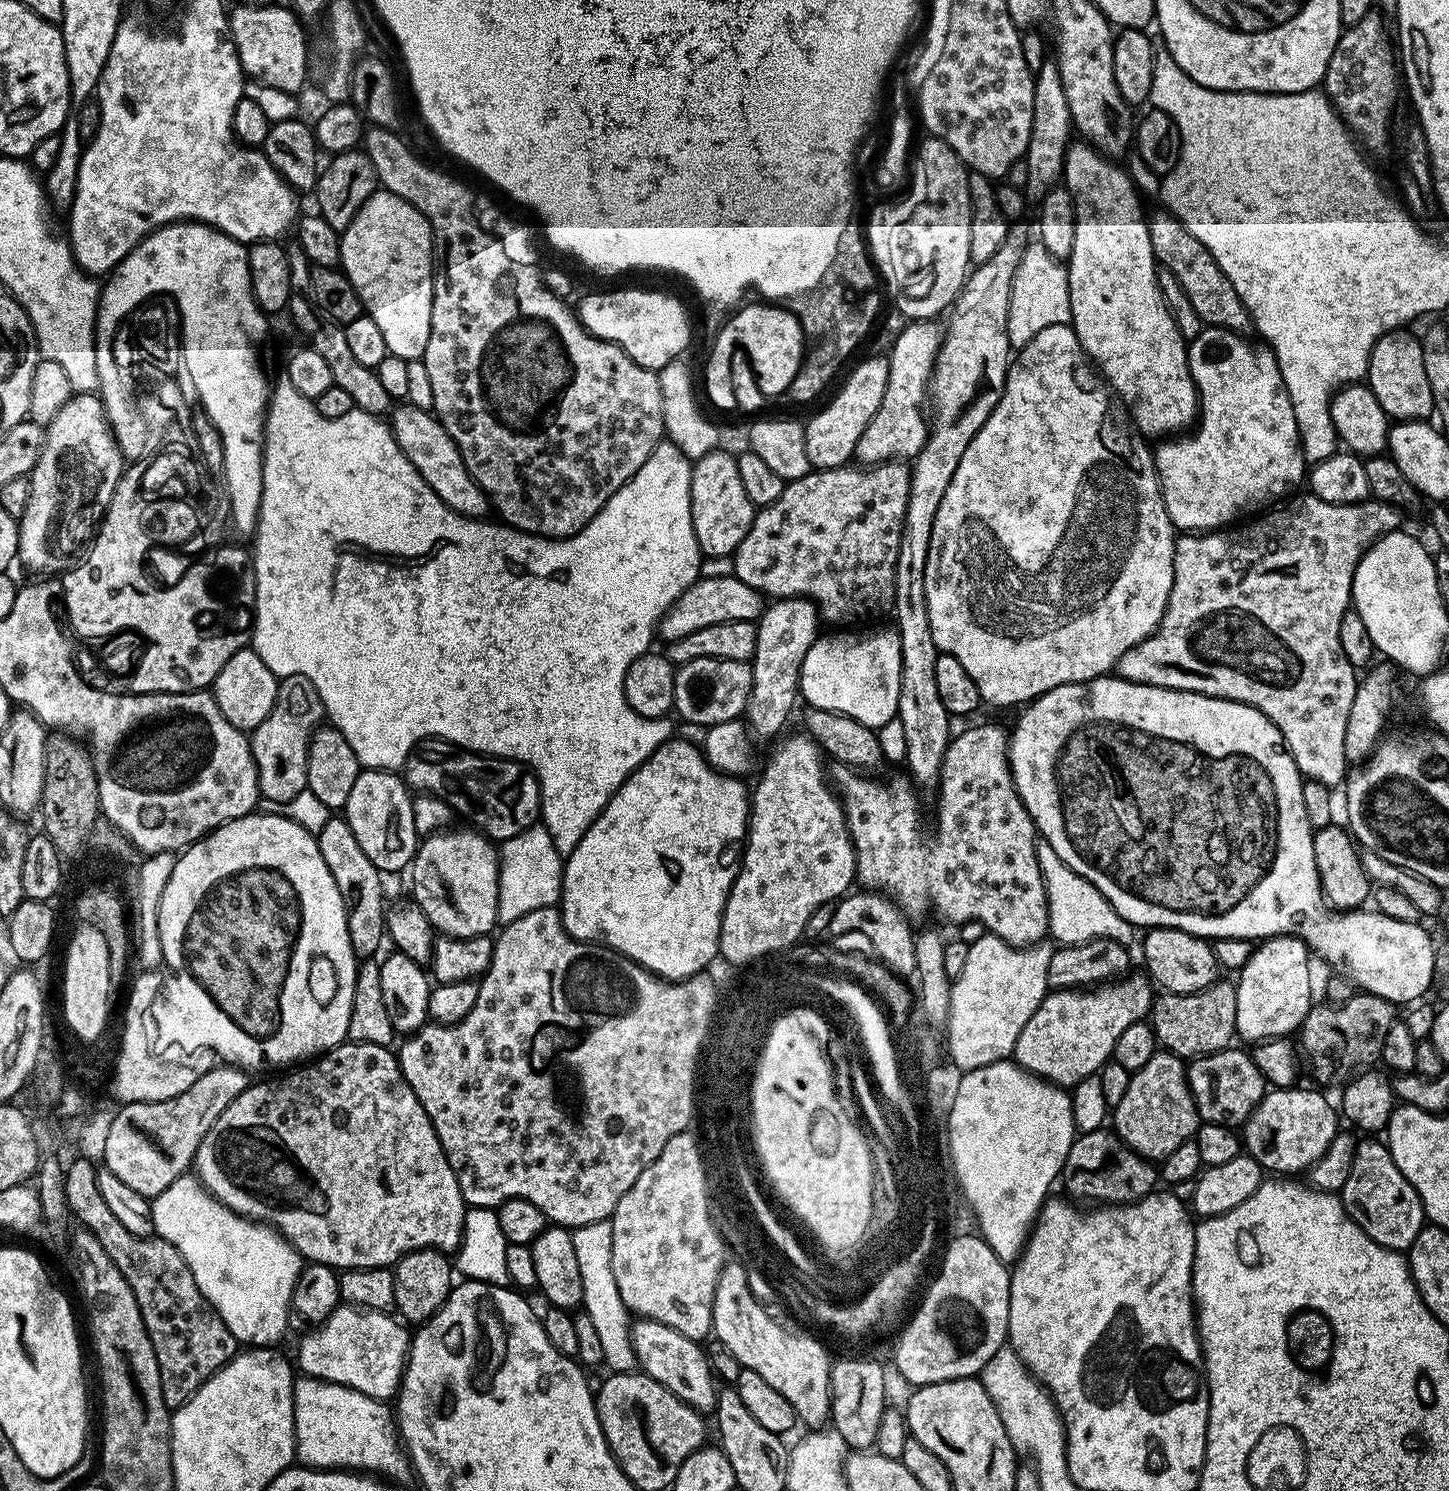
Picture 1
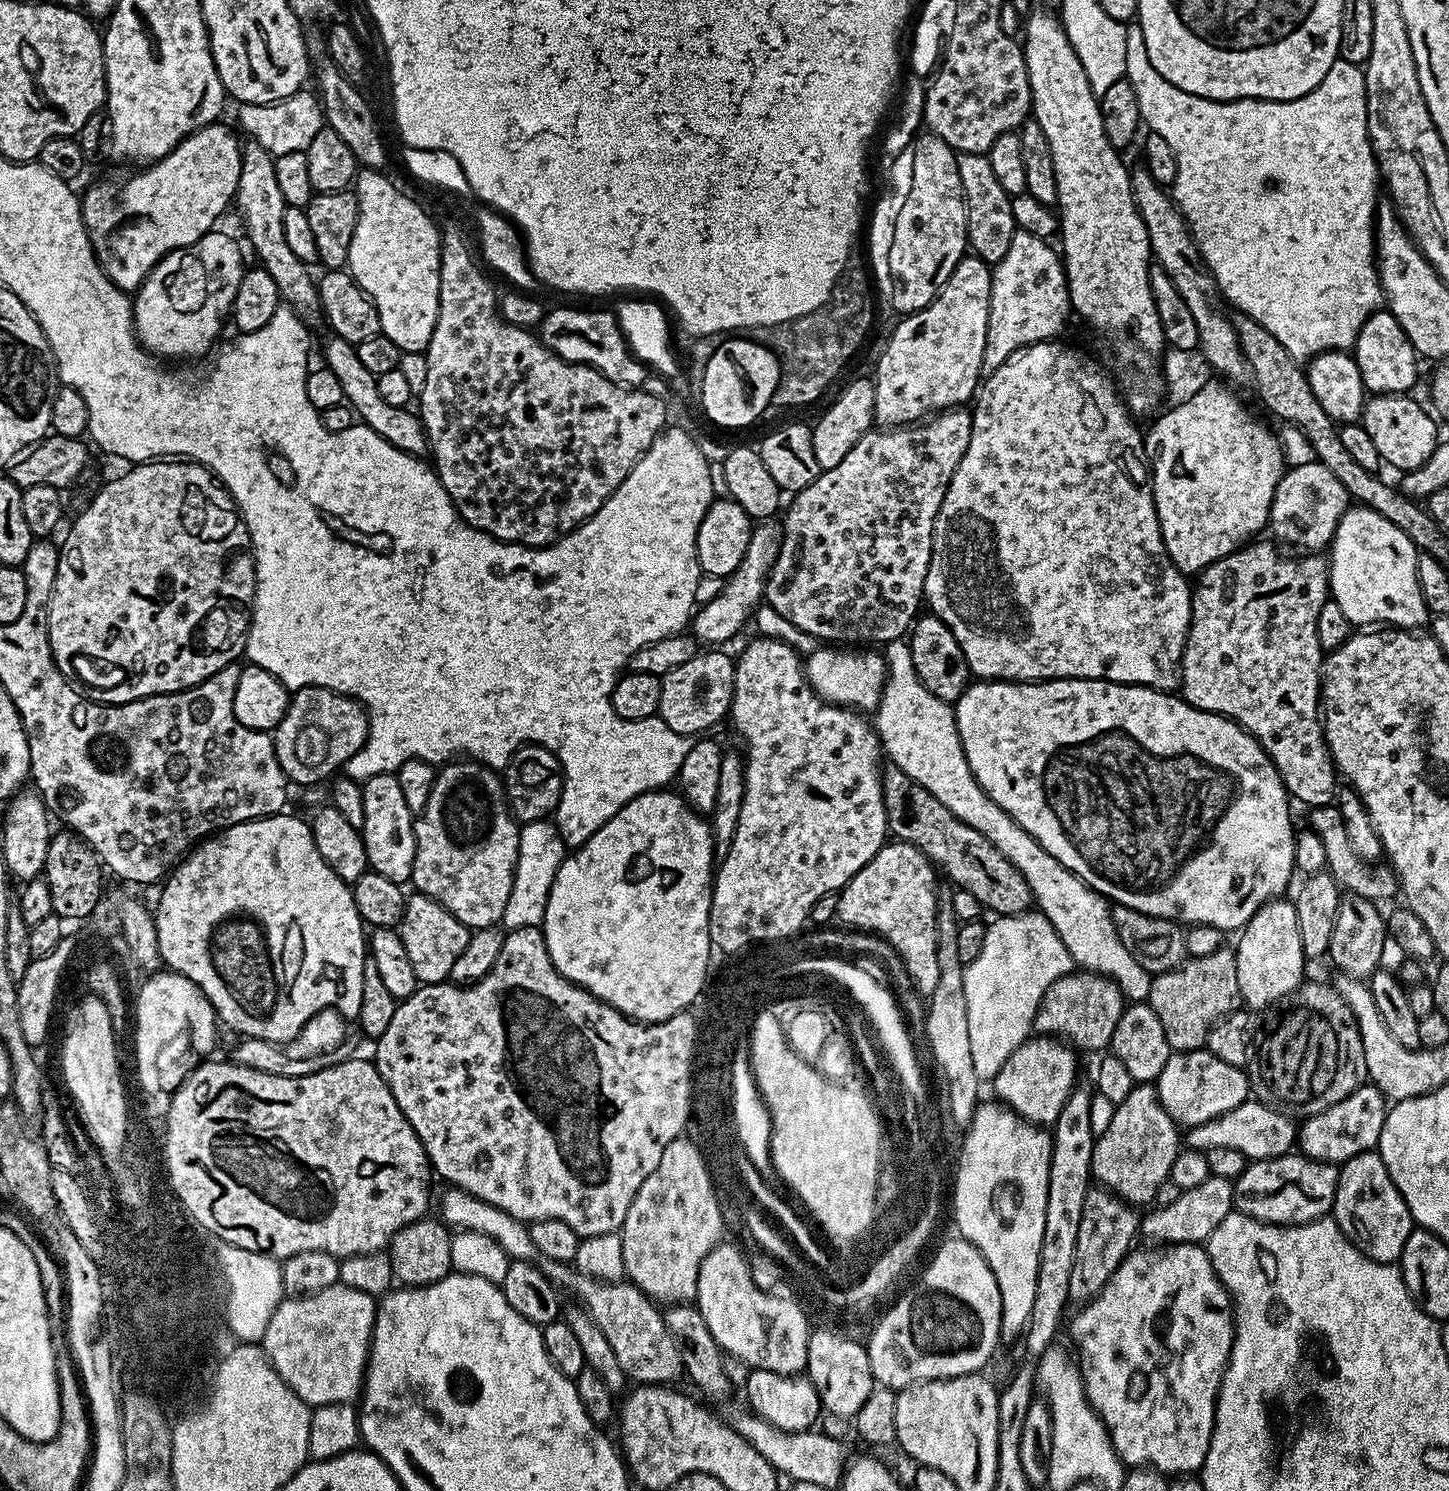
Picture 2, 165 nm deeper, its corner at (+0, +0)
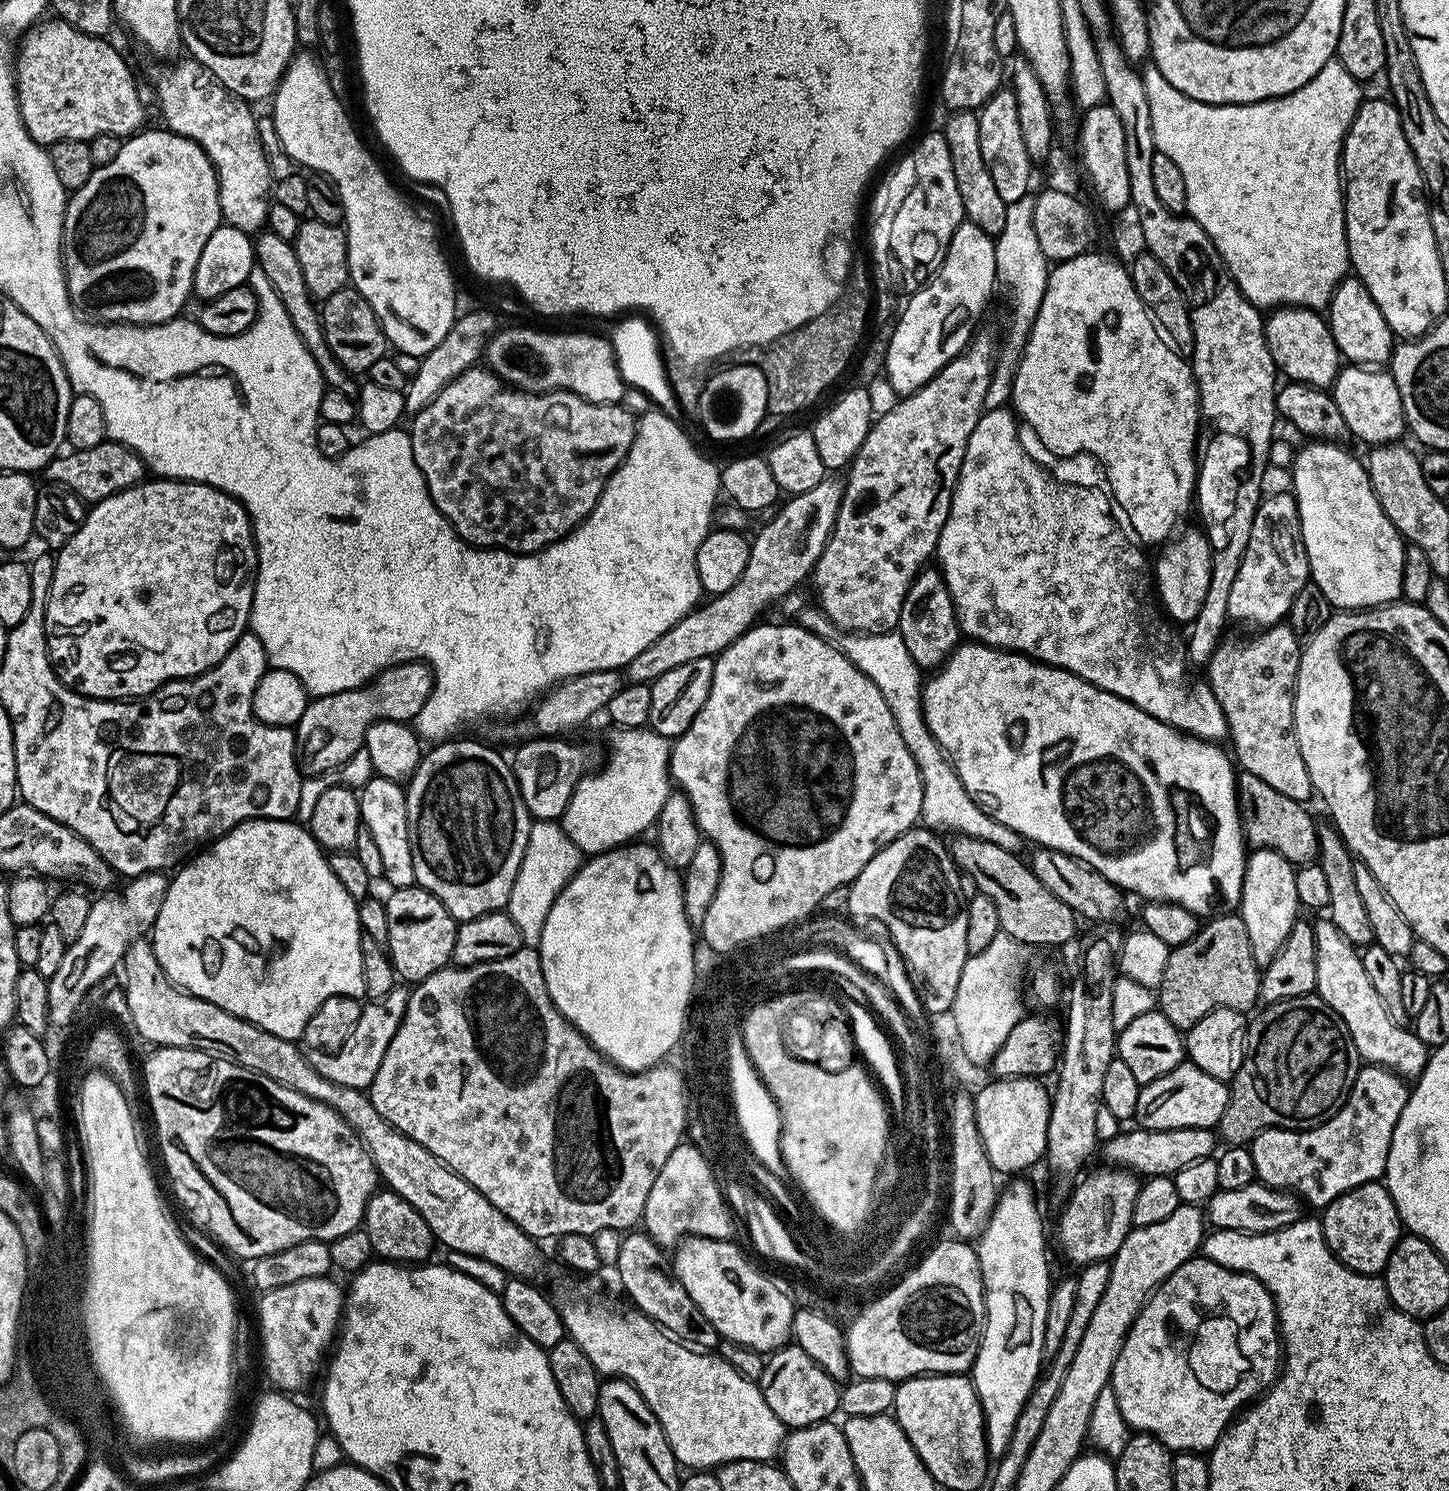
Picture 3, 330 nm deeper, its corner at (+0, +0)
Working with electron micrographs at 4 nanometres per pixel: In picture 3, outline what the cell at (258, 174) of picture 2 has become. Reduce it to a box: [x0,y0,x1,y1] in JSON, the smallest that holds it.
[156,58,274,234]

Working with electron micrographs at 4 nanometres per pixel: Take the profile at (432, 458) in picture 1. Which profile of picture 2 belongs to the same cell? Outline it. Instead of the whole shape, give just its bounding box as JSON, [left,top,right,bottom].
[323,334,429,458]

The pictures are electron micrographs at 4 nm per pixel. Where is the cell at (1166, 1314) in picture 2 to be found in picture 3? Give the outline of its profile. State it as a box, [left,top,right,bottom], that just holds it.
[1110,1254,1282,1454]

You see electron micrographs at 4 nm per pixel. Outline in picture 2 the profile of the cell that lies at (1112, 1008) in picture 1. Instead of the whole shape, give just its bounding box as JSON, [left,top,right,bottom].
[990,1034,1078,1124]

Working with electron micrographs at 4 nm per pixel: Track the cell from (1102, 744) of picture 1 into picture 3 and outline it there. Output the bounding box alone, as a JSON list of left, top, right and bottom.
[922,643,1246,918]

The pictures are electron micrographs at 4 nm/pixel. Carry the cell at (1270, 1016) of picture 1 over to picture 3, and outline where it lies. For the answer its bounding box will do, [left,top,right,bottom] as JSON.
[1238,848,1302,966]

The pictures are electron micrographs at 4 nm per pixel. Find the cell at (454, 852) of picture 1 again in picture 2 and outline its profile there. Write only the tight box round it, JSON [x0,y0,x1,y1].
[411,758,521,930]

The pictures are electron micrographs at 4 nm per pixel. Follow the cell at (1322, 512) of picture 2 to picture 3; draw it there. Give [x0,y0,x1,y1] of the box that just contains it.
[1228,490,1308,630]

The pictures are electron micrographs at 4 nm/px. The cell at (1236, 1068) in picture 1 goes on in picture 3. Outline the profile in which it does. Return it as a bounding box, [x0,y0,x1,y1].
[1135,1062,1228,1132]

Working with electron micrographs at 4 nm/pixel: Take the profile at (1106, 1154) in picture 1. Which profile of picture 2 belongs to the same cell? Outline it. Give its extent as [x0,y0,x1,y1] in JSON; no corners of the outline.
[1069,1186,1141,1306]

